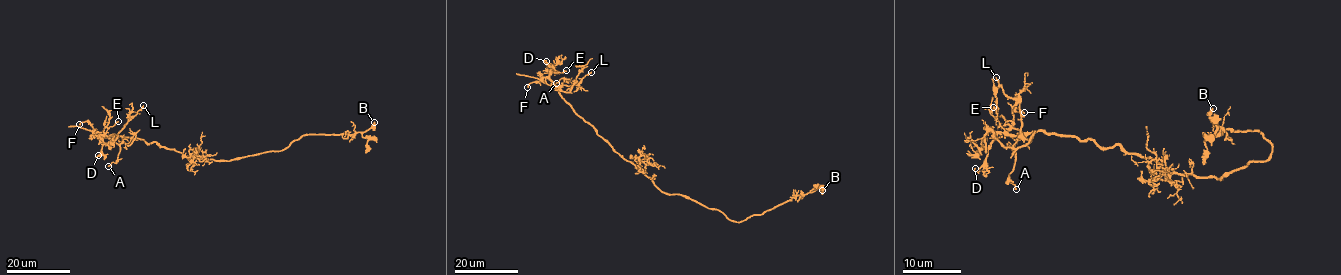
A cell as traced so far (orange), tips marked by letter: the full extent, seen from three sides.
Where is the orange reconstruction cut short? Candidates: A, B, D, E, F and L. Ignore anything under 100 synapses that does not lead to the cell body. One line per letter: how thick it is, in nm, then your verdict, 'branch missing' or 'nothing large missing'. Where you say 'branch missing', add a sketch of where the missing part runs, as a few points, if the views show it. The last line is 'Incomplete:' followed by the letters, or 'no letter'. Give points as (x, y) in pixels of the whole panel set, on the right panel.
A: 180 nm thick; nothing large missing
B: 320 nm thick; nothing large missing
D: 110 nm thick; nothing large missing
E: 190 nm thick; nothing large missing
F: 180 nm thick; nothing large missing
L: 170 nm thick; nothing large missing
Incomplete: no letter

